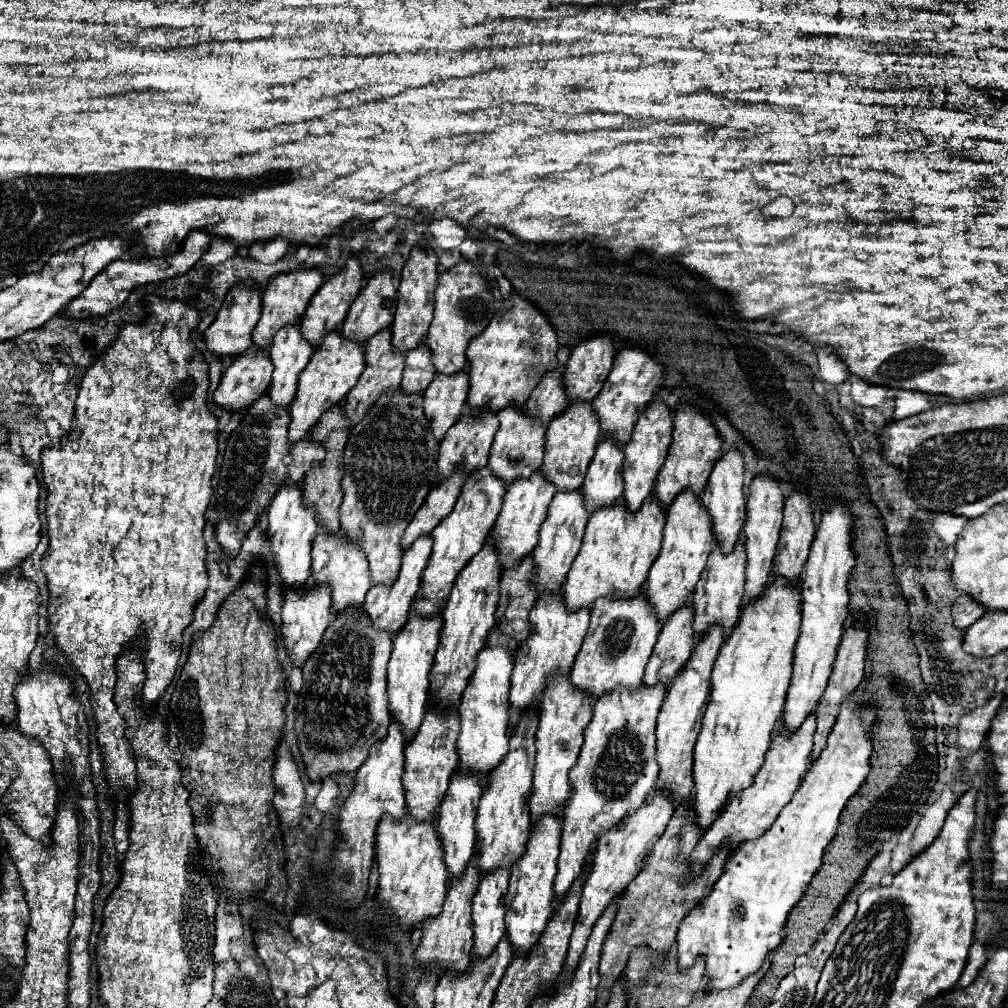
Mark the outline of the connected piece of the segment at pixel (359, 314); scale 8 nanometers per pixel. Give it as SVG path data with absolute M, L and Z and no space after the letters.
M375 276L375 280L367 280L367 286L359 292L351 310L341 324L341 336L365 344L371 336L385 330L393 322L393 314L397 308L397 288L393 284L393 276Z

